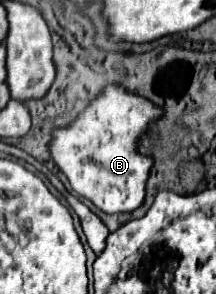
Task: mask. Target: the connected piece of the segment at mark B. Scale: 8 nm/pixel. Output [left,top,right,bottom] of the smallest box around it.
[48,83,164,211]

